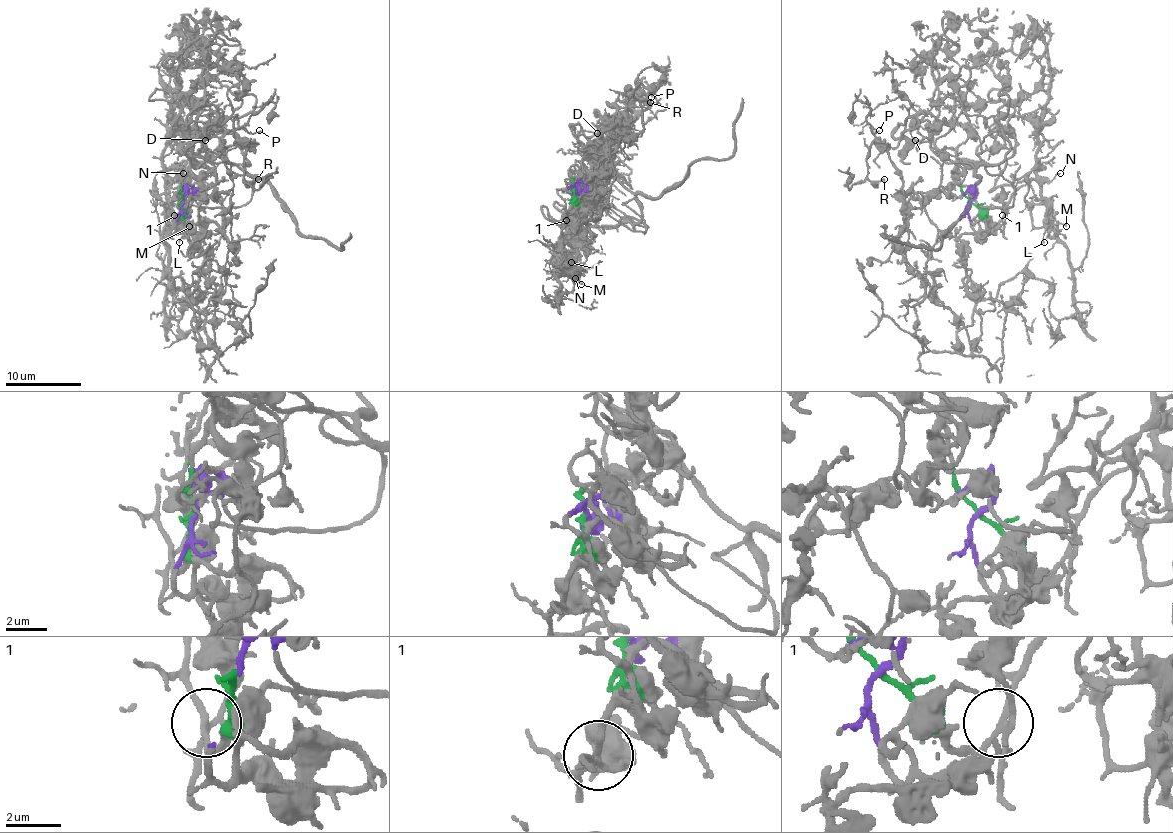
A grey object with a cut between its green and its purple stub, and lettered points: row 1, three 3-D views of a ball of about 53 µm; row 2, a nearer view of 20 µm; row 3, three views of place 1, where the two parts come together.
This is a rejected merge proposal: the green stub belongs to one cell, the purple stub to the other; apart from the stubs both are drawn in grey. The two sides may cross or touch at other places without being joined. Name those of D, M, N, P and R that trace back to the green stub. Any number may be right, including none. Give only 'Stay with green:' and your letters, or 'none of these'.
Stay with green: M, N

